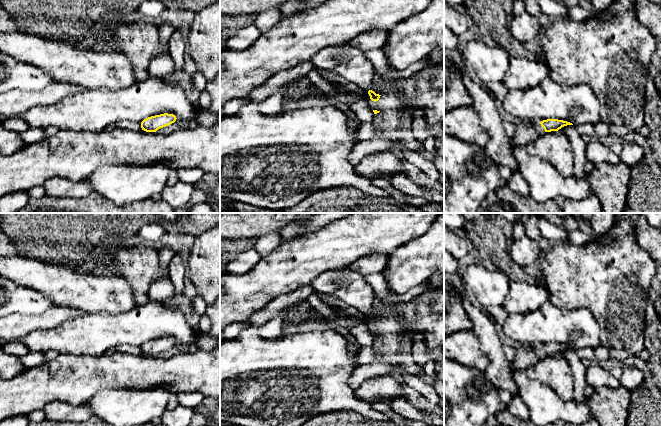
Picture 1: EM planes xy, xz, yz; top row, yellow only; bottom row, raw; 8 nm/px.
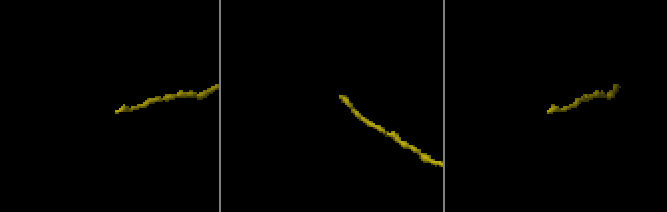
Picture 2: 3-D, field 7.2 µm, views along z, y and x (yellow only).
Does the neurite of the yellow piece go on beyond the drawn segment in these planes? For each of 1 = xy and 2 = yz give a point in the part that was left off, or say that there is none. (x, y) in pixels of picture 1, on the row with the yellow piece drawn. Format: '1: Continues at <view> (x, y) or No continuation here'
1: No continuation here
2: Continues at yz (525, 133)

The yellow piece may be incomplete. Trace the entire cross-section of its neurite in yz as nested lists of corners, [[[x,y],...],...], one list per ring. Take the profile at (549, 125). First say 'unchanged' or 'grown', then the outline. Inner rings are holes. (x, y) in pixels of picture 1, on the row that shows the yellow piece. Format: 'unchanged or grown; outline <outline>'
grown; outline [[[547,119],[541,122],[525,124],[523,121],[518,120],[516,123],[516,131],[514,136],[510,139],[511,147],[524,146],[534,141],[544,132],[558,131],[564,126],[573,125],[570,122],[558,120],[558,119]]]

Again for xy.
unchanged; outline [[[168,113],[151,116],[141,122],[141,128],[146,132],[156,132],[158,129],[174,123],[176,119],[175,115]]]

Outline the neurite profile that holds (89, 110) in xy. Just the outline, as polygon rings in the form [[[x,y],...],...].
[[[150,76],[141,82],[136,82],[131,87],[120,91],[109,90],[83,90],[75,95],[45,106],[37,106],[28,111],[20,113],[17,117],[25,121],[29,128],[43,129],[48,126],[57,127],[59,130],[92,131],[98,132],[106,129],[107,126],[117,122],[128,120],[141,123],[144,119],[164,113],[173,114],[176,118],[196,120],[203,109],[196,109],[188,100],[185,91],[176,83],[166,79]]]

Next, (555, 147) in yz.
[[[544,132],[527,145],[527,151],[550,162],[563,177],[573,176],[576,156],[572,143],[563,132]]]

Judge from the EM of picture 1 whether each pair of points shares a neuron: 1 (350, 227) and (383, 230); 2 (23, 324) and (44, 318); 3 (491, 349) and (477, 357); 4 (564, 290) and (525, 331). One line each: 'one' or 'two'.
1: one
2: one
3: two
4: two

